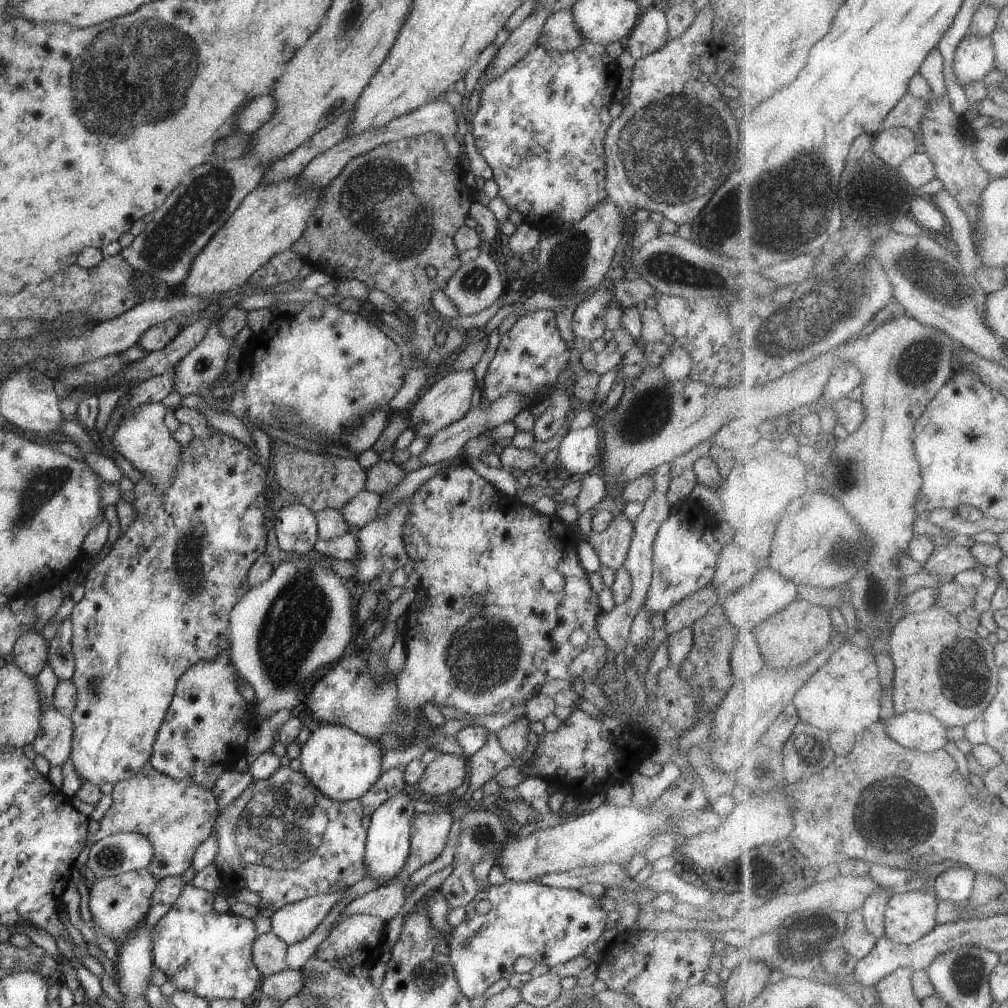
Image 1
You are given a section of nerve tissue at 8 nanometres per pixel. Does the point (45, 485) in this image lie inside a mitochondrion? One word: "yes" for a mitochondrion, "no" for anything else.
yes

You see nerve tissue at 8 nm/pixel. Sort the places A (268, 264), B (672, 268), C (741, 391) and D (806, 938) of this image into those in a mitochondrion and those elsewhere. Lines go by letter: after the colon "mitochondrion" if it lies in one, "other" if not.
A: other
B: mitochondrion
C: other
D: mitochondrion

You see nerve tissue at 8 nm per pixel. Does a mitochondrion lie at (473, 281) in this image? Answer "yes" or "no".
yes

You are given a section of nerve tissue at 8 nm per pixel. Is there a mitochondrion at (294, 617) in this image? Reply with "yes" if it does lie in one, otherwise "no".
yes

